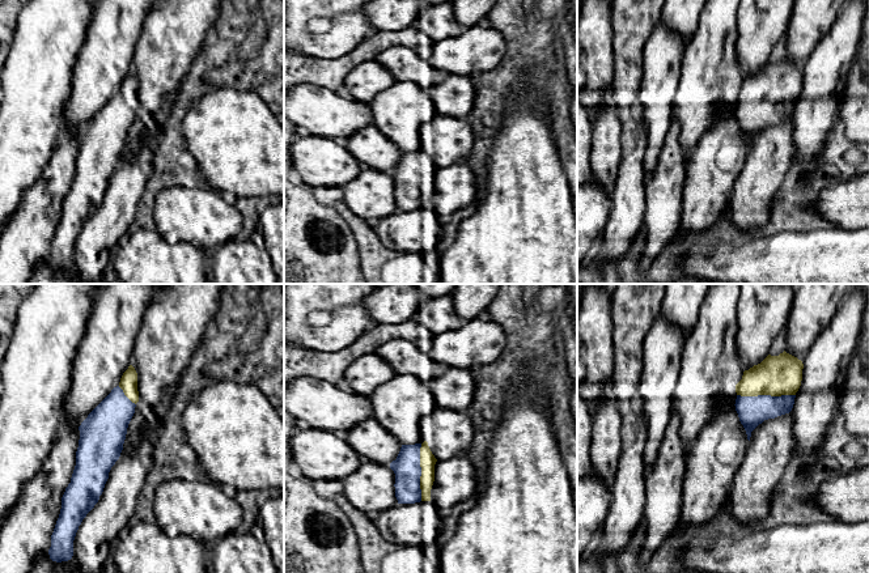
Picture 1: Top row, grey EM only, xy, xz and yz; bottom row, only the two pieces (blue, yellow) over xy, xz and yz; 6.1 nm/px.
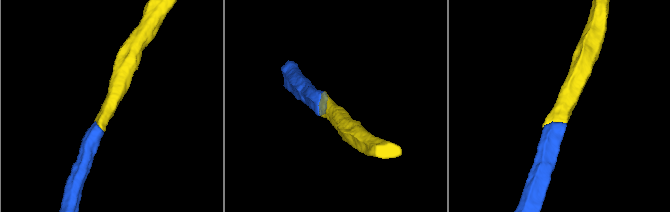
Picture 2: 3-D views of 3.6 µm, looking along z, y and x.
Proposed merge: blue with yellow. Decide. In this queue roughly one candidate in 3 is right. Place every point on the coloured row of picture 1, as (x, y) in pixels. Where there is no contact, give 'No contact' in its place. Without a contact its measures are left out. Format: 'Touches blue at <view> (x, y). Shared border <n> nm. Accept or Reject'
Touches blue at yz (766, 395). Shared border 360 nm. Accept

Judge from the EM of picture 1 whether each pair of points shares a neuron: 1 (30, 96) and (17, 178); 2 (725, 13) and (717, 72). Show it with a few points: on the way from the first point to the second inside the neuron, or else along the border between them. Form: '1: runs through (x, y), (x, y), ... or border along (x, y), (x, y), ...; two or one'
1: runs through (30, 117), (28, 132), (17, 144), (17, 157); one
2: runs through (717, 28), (717, 58); one

